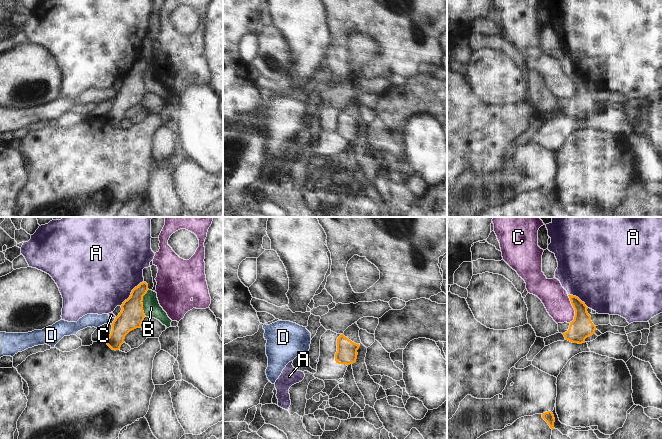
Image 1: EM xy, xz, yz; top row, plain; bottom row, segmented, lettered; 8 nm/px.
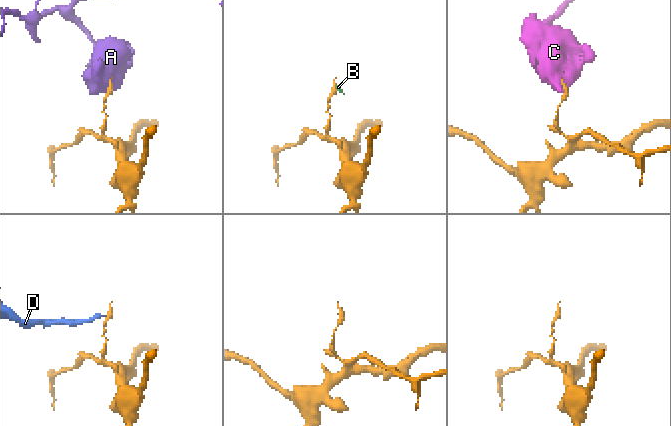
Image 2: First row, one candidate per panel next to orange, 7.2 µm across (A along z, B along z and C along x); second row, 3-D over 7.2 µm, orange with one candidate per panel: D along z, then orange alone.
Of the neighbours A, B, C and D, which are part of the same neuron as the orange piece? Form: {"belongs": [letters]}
{"belongs": []}

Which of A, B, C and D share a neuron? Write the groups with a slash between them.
A / B / C D

